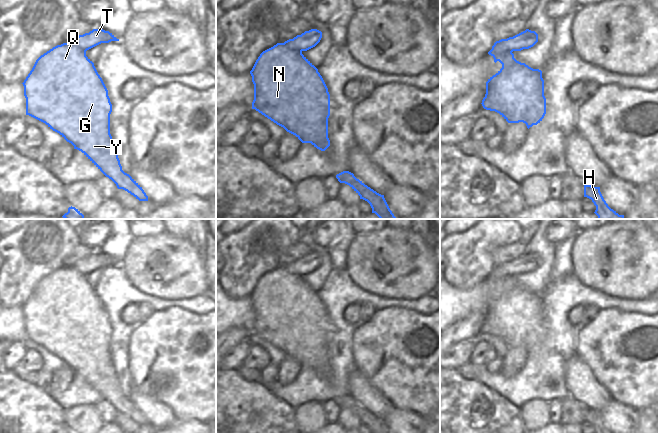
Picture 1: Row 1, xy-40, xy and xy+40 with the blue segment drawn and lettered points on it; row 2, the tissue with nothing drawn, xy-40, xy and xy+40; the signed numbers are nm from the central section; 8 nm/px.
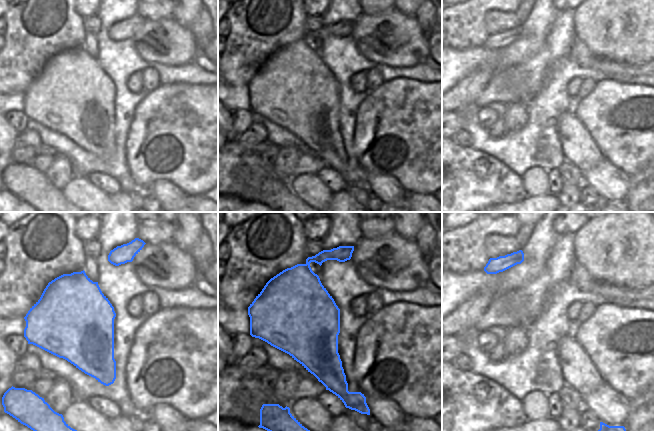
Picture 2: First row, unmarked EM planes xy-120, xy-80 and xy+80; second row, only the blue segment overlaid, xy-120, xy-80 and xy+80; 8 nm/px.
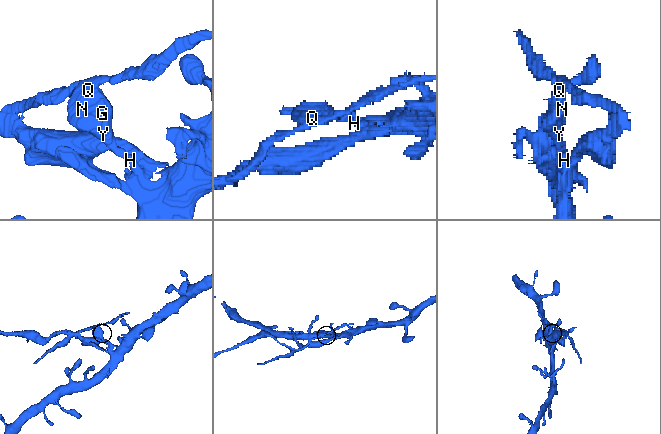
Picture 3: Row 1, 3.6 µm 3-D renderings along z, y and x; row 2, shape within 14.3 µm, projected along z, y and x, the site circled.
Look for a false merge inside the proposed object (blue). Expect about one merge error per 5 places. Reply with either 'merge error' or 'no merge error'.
merge error

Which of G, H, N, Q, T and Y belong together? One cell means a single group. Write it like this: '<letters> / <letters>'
G H N Q Y / T

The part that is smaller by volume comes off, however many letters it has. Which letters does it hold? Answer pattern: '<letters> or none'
T.

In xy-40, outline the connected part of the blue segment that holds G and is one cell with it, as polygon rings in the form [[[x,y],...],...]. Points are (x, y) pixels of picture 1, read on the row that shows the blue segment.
[[[73,43],[53,47],[36,60],[22,84],[26,98],[26,115],[59,133],[111,179],[118,189],[127,191],[139,201],[148,201],[142,187],[122,170],[110,134],[112,104],[108,90],[85,50]]]

